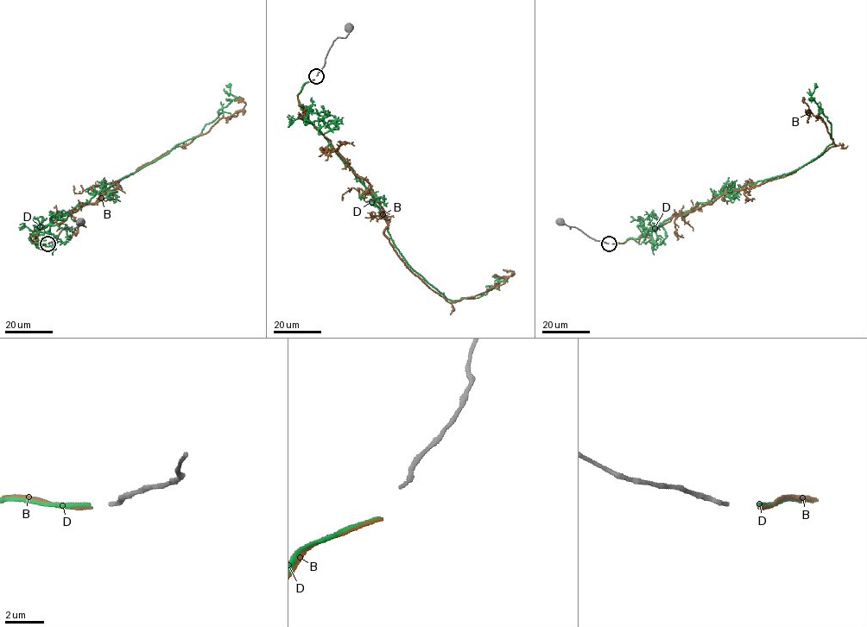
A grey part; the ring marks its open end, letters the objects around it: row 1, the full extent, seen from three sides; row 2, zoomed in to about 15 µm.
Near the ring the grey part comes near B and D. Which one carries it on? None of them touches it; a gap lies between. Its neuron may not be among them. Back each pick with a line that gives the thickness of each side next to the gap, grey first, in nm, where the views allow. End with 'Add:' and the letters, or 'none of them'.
D: Thickness 200 nm (grey) against 160 nm
Add: D

